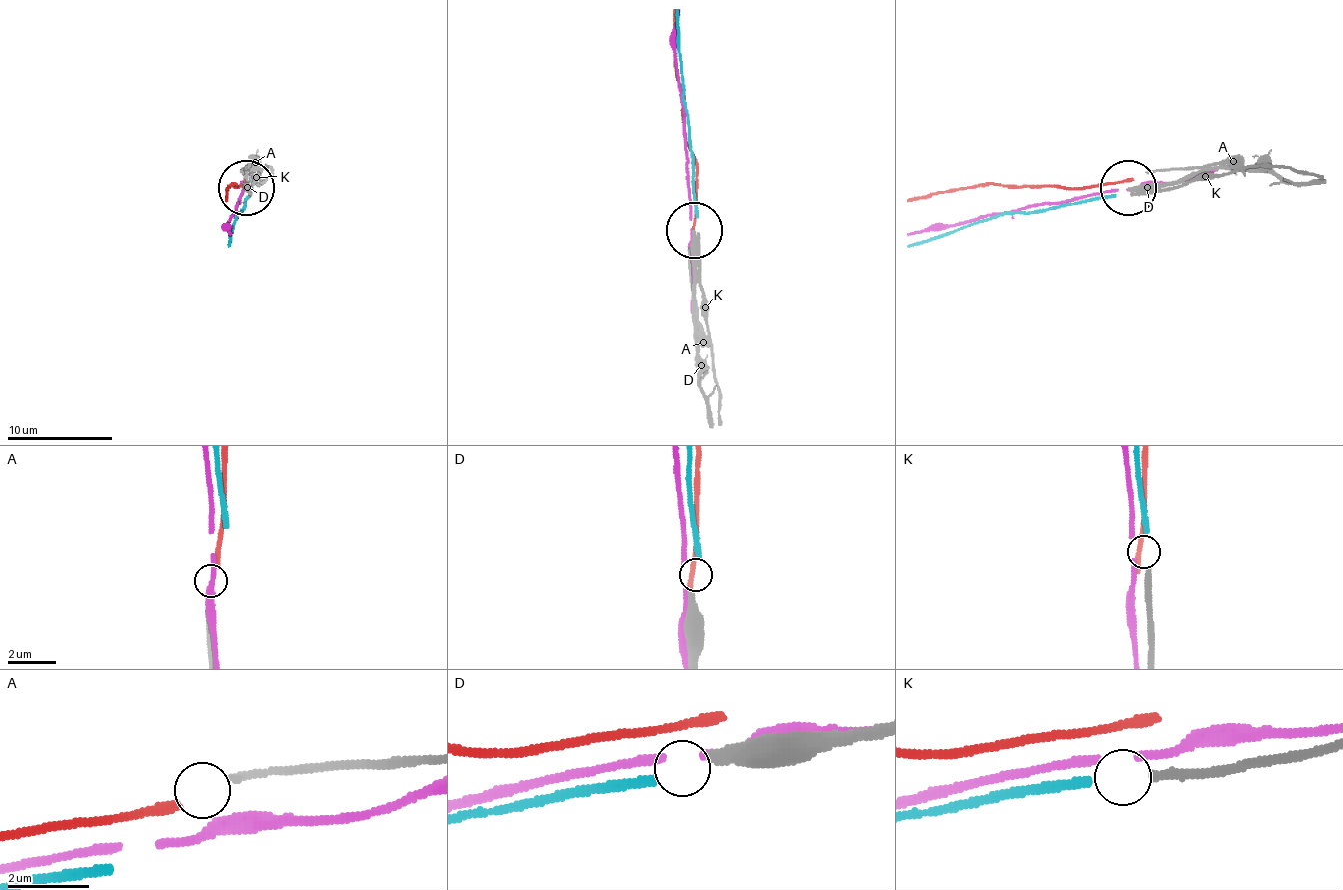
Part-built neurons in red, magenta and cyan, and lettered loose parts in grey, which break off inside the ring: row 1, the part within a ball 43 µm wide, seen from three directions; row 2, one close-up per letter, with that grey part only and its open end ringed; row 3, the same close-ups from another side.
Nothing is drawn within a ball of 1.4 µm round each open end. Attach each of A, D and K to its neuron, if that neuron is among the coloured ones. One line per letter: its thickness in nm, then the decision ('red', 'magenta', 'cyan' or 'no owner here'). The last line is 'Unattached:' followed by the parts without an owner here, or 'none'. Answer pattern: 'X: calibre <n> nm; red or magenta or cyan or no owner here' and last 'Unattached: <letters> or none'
A: calibre 190 nm; red
D: calibre 360 nm; no owner here
K: calibre 240 nm; cyan
Unattached: D

